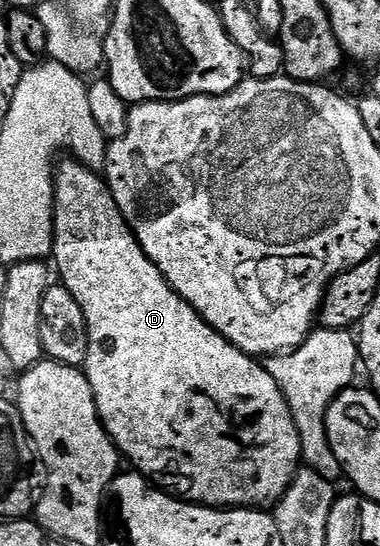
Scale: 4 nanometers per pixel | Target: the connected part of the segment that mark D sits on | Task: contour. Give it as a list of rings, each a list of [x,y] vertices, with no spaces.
[[[66,157],[57,164],[54,177],[54,250],[52,263],[56,268],[56,275],[60,278],[61,286],[76,297],[76,305],[84,309],[84,321],[88,321],[88,357],[84,364],[84,374],[92,385],[92,393],[96,401],[96,409],[104,429],[110,434],[119,452],[126,455],[135,463],[137,470],[153,481],[159,488],[173,493],[183,501],[189,501],[195,505],[205,505],[219,509],[266,509],[277,504],[282,498],[295,475],[300,470],[302,463],[302,442],[298,426],[294,420],[294,414],[290,412],[288,401],[276,385],[272,373],[255,356],[246,355],[236,345],[232,345],[219,331],[212,329],[188,301],[184,301],[168,285],[168,281],[160,273],[160,269],[144,253],[144,249],[138,244],[138,238],[134,235],[134,228],[128,225],[124,213],[116,205],[116,201],[110,192],[110,184],[97,171],[91,171],[89,167],[78,162],[73,157]]]

